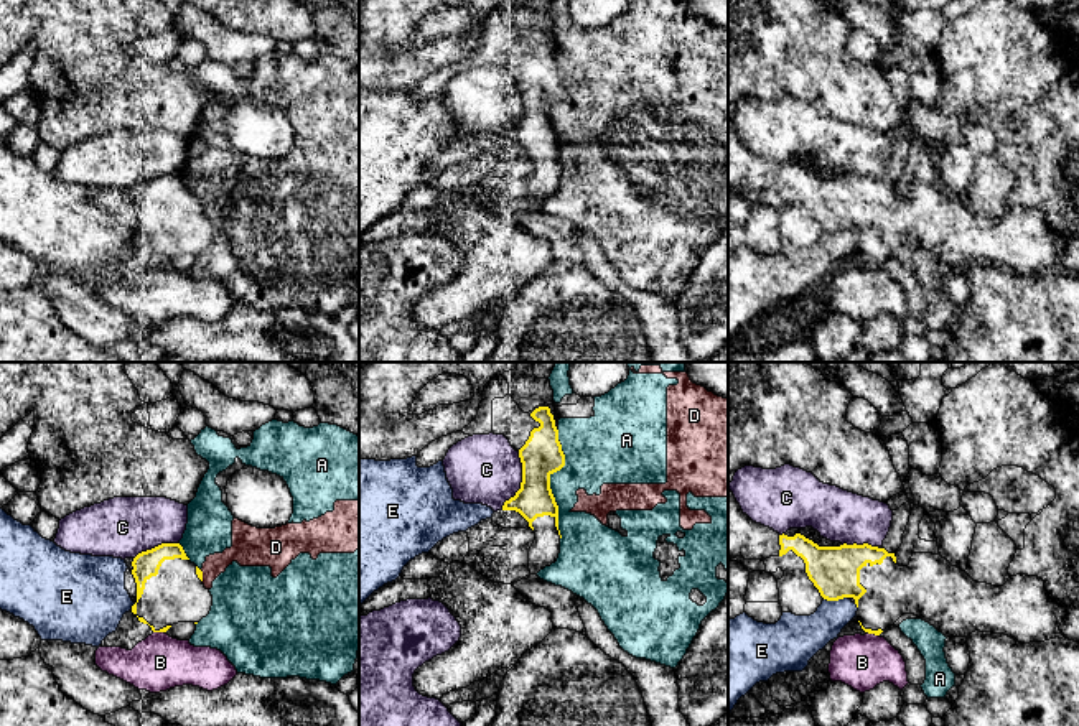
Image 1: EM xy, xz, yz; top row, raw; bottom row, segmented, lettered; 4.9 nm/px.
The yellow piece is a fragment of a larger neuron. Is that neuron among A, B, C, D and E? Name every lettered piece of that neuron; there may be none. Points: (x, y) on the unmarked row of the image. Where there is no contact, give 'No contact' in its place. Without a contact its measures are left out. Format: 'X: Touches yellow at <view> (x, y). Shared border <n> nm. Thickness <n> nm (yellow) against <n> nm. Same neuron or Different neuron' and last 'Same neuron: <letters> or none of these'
A: Touches yellow at xz (549, 114). Shared border 550 nm. Thickness 200 nm (yellow) against 280 nm. Different neuron
B: Touches yellow at yz (873, 264). Shared border 70 nm. Thickness 30 nm (yellow) against 260 nm. Different neuron
C: Touches yellow at xz (523, 112). Shared border 300 nm. Thickness 200 nm (yellow) against 340 nm. Different neuron
D: Touches yellow at xy (201, 206). Shared border 60 nm. Thickness 30 nm (yellow) against 150 nm. Different neuron
E: Touches yellow at yz (836, 231). Shared border 120 nm. Thickness 240 nm (yellow) against 220 nm. Different neuron
Same neuron: none of these

